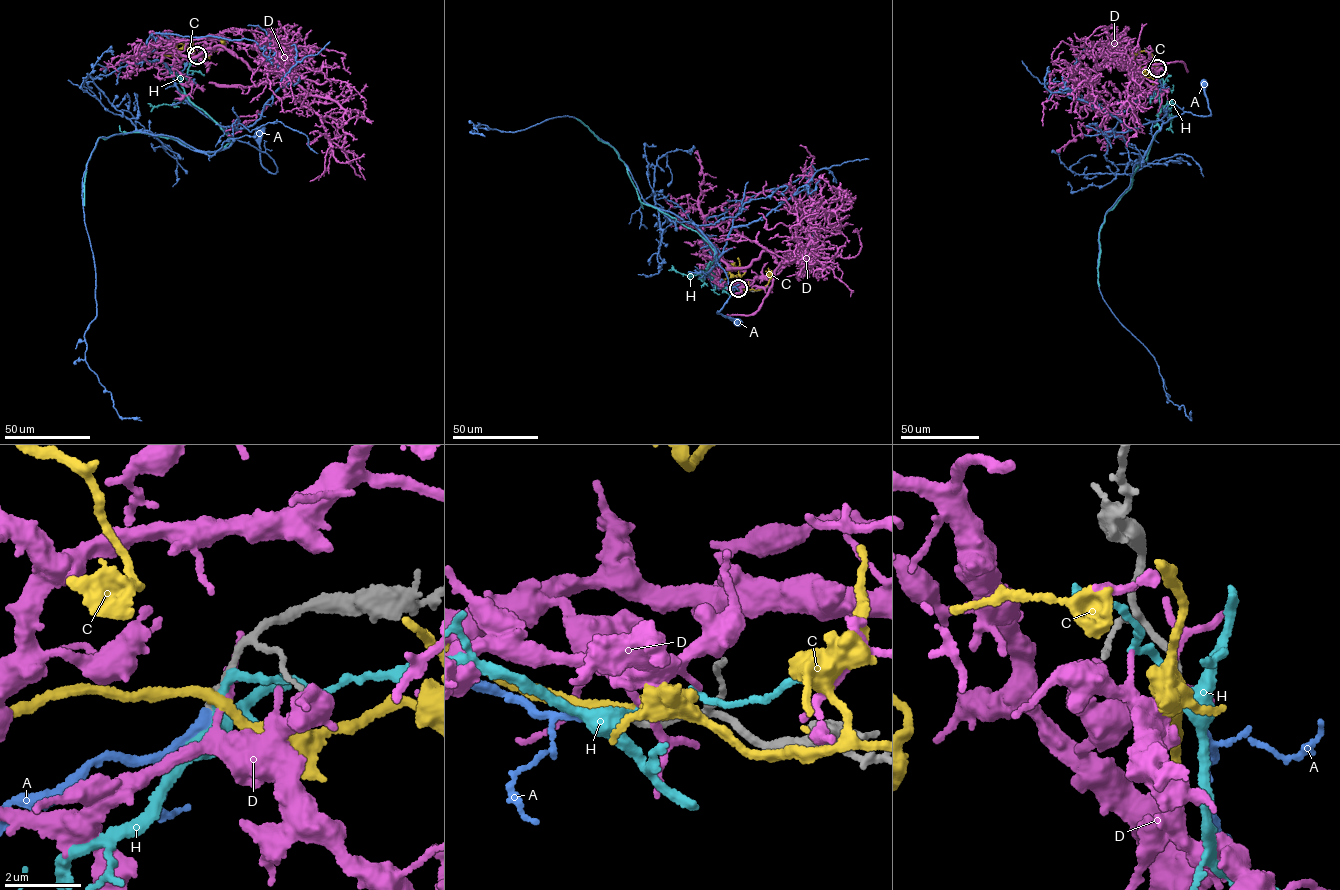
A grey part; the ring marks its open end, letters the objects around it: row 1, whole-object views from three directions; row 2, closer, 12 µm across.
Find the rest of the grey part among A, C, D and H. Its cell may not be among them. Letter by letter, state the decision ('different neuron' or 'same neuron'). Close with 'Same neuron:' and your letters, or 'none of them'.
A: same neuron
C: different neuron
D: different neuron
H: different neuron
Same neuron: A

